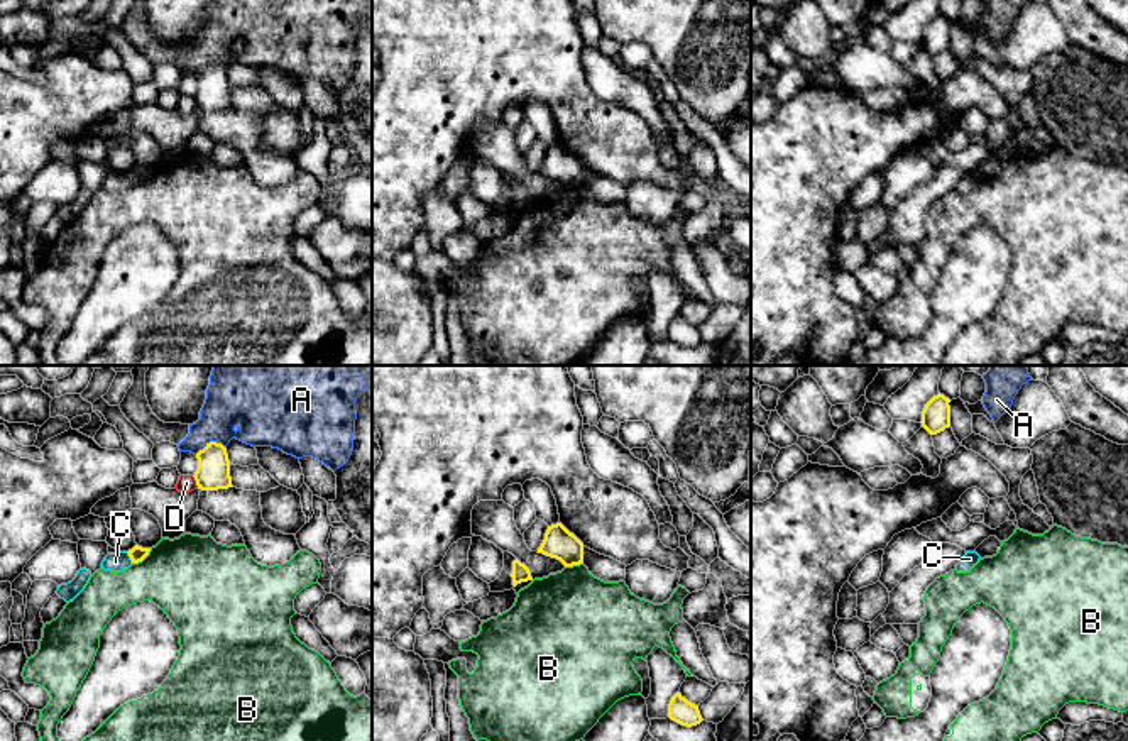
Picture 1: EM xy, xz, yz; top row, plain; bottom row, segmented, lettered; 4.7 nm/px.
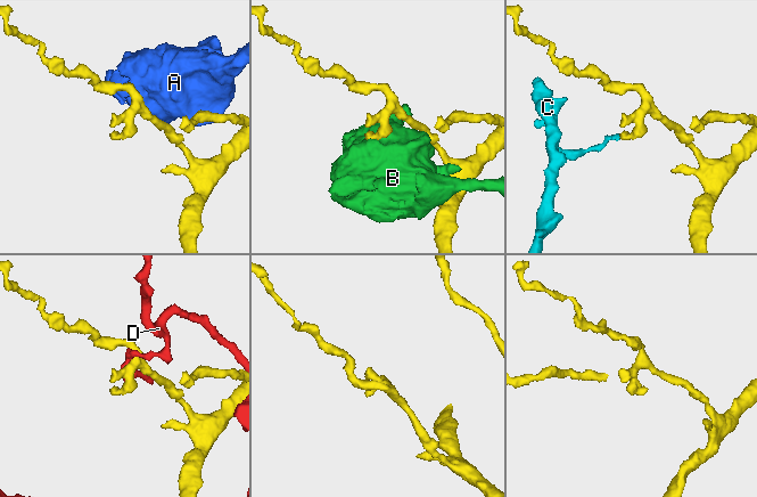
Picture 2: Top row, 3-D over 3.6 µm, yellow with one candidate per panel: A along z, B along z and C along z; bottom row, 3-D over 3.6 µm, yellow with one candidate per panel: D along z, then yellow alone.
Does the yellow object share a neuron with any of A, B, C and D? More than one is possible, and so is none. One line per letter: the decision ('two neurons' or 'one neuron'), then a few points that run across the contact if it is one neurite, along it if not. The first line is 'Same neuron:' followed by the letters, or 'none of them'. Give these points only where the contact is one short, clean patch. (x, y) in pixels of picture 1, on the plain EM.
Same neuron: none of them
A: two neurons
B: two neurons
C: two neurons | xy (125, 173), (132, 183)
D: two neurons

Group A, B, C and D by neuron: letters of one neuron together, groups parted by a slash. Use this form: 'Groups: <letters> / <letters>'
Groups: A / B / C / D

